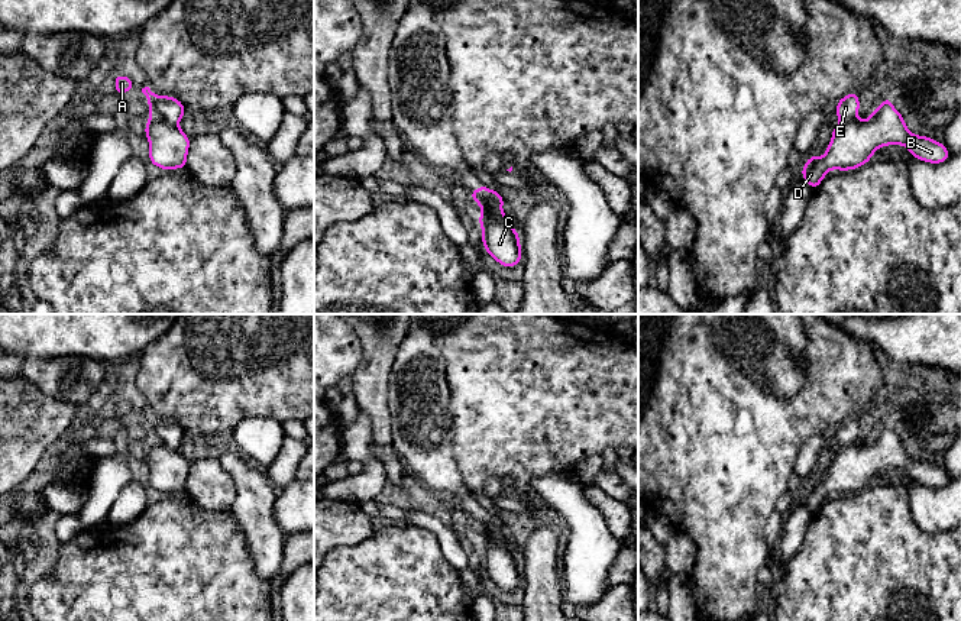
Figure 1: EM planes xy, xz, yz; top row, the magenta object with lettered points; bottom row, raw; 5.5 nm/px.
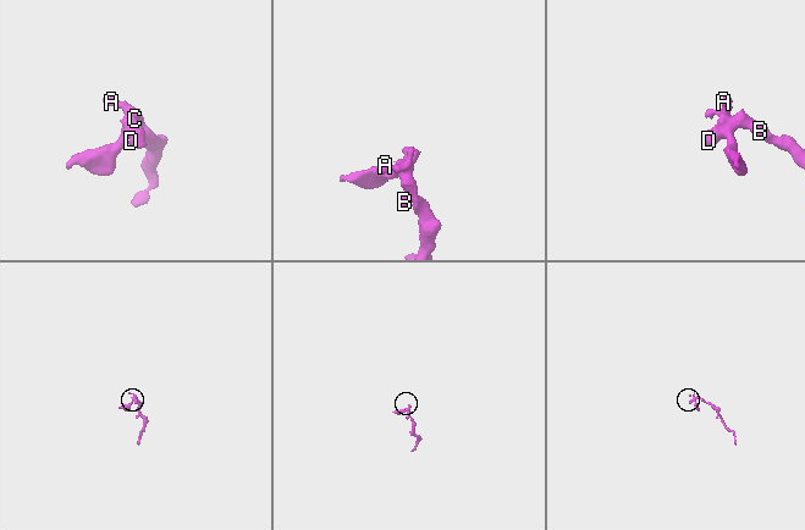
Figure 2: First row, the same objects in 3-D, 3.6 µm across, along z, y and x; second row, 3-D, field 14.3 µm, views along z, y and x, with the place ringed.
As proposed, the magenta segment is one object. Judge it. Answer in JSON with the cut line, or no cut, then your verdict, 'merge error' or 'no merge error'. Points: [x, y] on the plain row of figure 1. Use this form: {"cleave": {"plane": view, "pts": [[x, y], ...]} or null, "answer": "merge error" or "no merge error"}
{"cleave": {"plane": "xy", "pts": [[151, 437], [175, 449]]}, "answer": "merge error"}

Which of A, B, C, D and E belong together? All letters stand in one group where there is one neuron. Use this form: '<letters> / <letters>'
A E / B C D

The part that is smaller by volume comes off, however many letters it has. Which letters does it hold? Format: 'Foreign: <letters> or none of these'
Foreign: A, E

